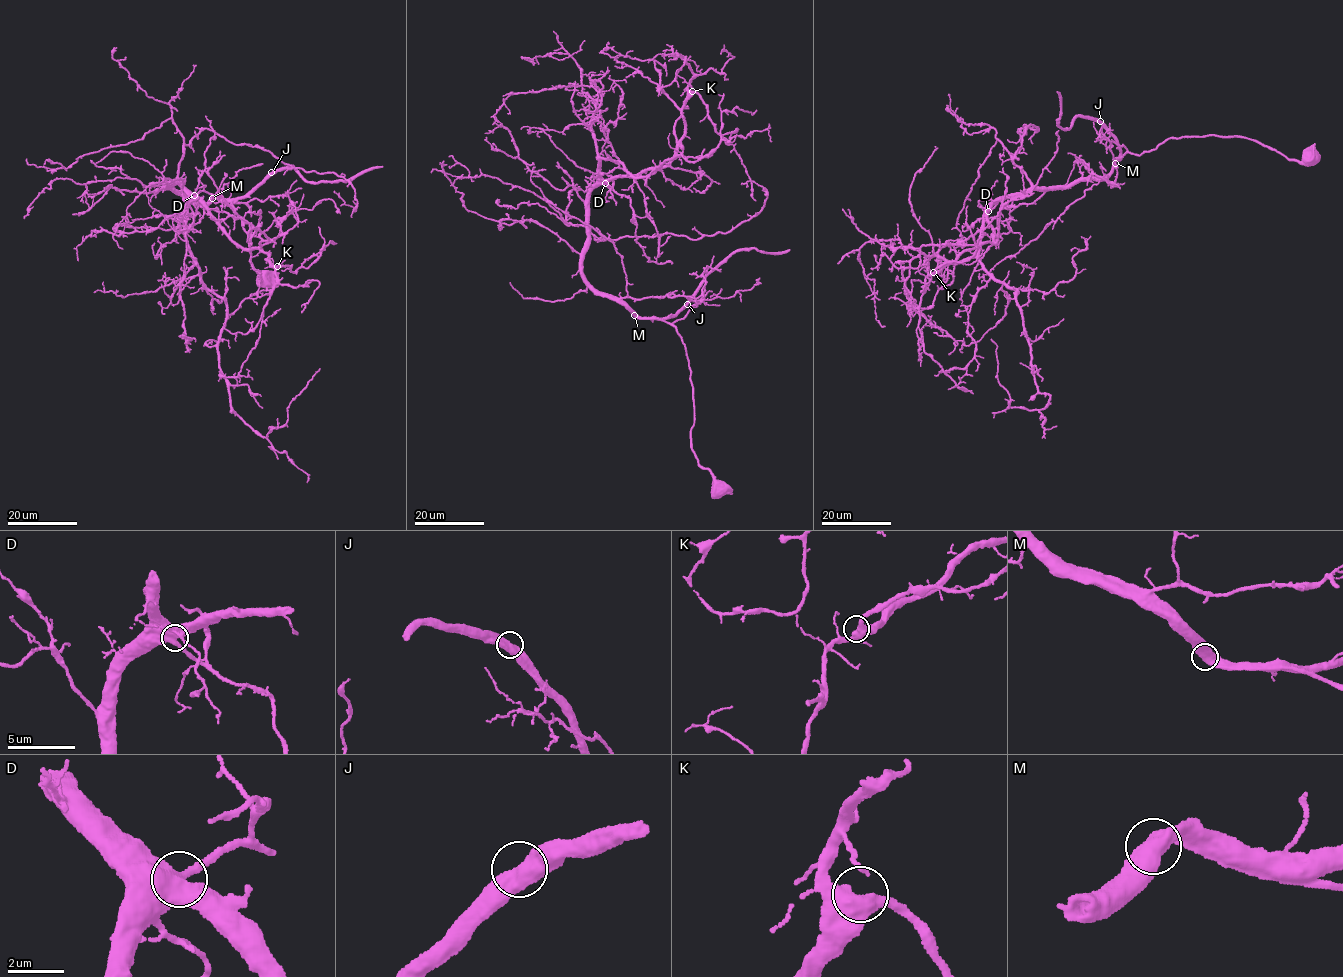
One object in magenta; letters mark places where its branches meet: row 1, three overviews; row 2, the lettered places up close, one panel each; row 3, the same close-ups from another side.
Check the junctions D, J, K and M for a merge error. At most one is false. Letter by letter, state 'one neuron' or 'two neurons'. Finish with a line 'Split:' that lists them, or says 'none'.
D: one neuron
J: one neuron
K: one neuron
M: one neuron
Split: none

